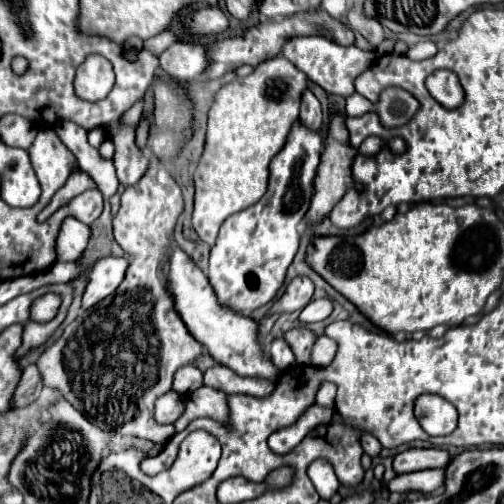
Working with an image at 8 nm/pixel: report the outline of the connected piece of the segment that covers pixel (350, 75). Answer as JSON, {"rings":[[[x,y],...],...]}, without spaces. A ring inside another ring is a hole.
{"rings":[[[302,36],[302,38],[294,38],[290,40],[282,54],[300,70],[308,76],[308,80],[316,82],[318,86],[322,86],[326,92],[332,94],[340,94],[340,96],[350,96],[354,94],[354,78],[358,78],[358,74],[362,74],[364,70],[368,70],[372,66],[372,62],[376,60],[376,52],[368,52],[368,50],[360,50],[356,46],[338,46],[334,42],[330,42],[328,38],[322,36]]]}

